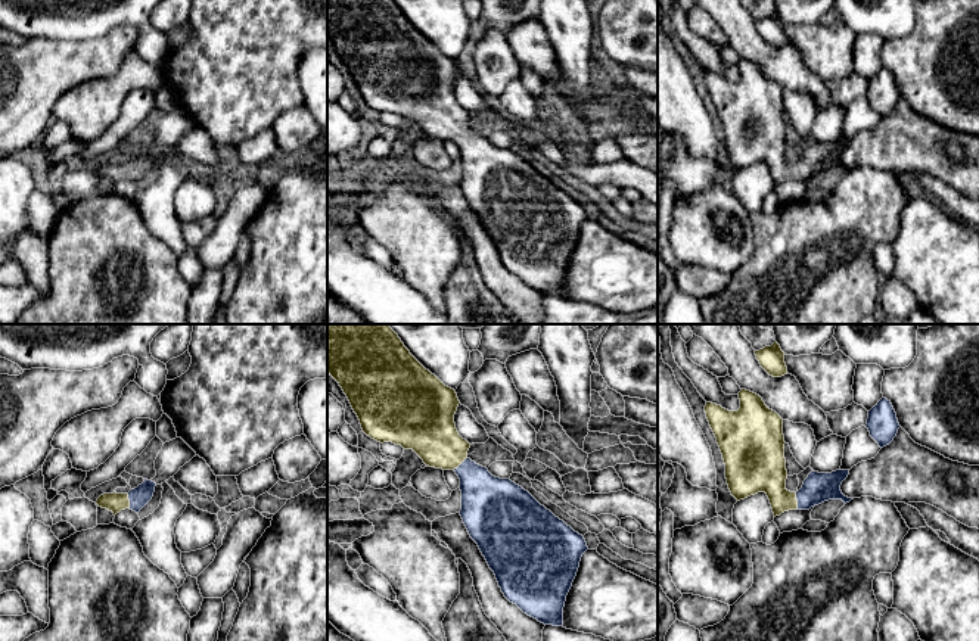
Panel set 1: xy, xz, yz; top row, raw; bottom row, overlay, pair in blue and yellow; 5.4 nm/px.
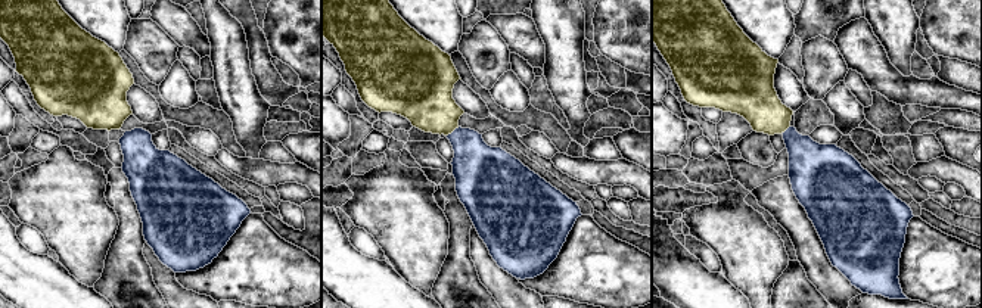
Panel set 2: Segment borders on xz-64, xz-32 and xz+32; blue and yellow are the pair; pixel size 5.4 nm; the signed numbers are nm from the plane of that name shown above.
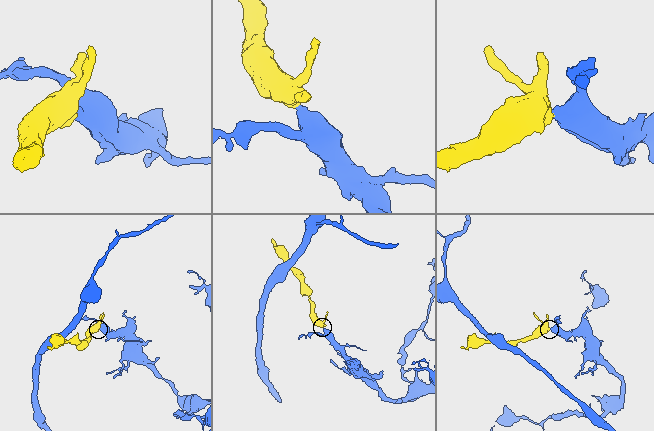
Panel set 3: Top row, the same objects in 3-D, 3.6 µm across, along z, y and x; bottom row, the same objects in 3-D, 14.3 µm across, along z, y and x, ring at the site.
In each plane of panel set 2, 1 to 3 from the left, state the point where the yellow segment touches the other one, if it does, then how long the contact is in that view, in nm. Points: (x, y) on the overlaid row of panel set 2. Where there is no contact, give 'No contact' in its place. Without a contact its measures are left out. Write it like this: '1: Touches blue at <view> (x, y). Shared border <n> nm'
1: No contact
2: Touches blue at xz-32 (454, 130). Shared border 90 nm
3: Touches blue at xz+32 (786, 130). Shared border 60 nm

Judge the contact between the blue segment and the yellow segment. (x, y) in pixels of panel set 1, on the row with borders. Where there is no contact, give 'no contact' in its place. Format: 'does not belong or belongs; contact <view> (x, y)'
belongs; contact yz (798, 501)

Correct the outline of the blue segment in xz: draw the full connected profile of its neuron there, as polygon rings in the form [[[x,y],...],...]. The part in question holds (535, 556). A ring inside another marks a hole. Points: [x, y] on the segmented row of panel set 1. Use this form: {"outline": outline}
{"outline": [[[327,324],[327,368],[346,395],[367,436],[380,444],[392,442],[404,449],[413,449],[429,467],[456,472],[461,491],[460,516],[494,572],[504,597],[538,622],[562,626],[566,595],[576,576],[581,557],[588,550],[587,542],[582,535],[541,505],[522,486],[510,479],[492,476],[487,467],[467,457],[470,444],[459,435],[454,423],[460,404],[456,390],[426,370],[388,324]]]}

